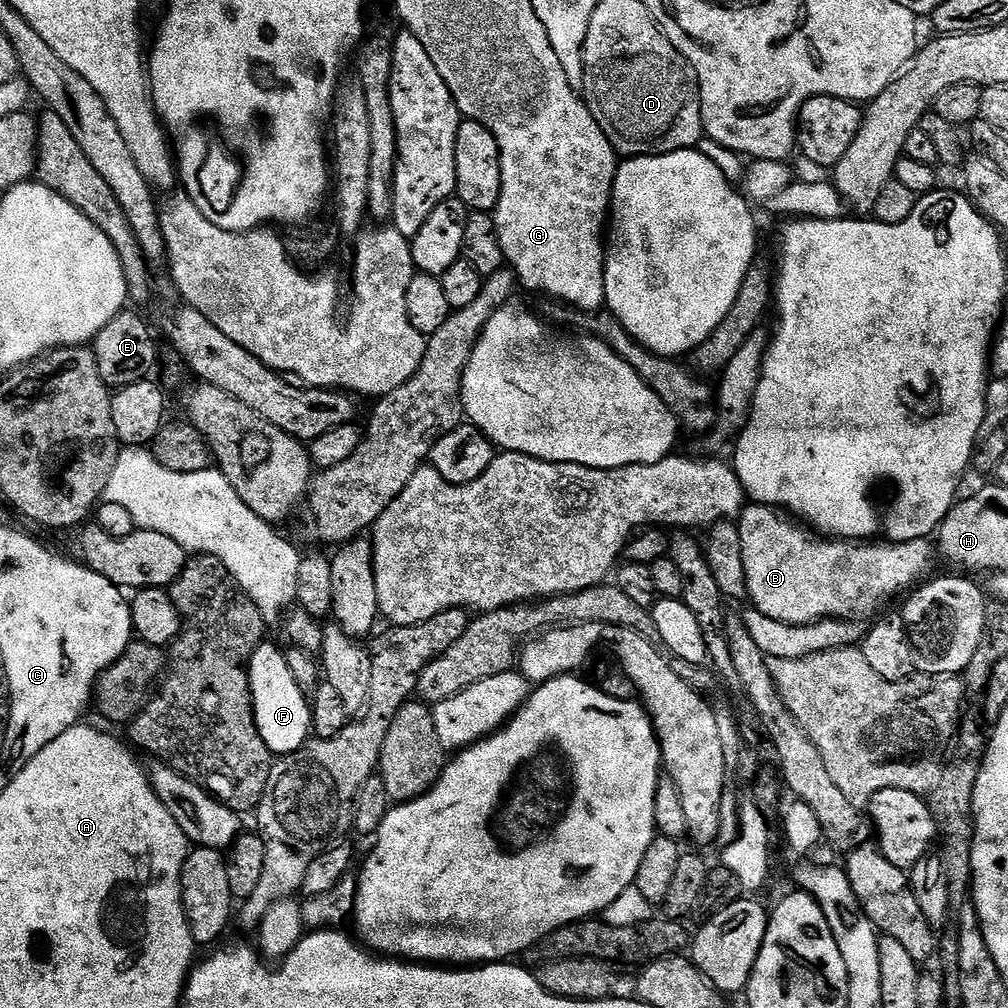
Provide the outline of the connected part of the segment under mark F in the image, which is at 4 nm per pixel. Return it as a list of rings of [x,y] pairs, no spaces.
[[[261,642],[256,647],[256,653],[252,655],[252,661],[248,664],[248,680],[252,684],[252,712],[256,716],[256,725],[260,731],[262,742],[277,757],[291,756],[292,753],[308,743],[312,727],[312,709],[310,707],[309,697],[294,682],[293,675],[290,674],[290,668],[281,649],[276,649],[269,642]]]

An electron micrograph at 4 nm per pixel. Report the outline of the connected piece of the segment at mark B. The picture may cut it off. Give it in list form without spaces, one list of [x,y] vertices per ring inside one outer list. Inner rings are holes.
[[[755,502],[745,503],[735,525],[742,548],[742,570],[745,572],[747,599],[751,607],[766,614],[766,618],[778,618],[778,622],[787,624],[813,624],[819,620],[860,622],[865,619],[863,616],[875,617],[881,611],[879,608],[891,596],[904,591],[907,593],[913,585],[929,575],[927,572],[932,564],[932,552],[934,556],[933,545],[931,548],[927,539],[911,540],[905,544],[872,544],[876,542],[821,538],[795,519],[789,518],[783,511]]]

